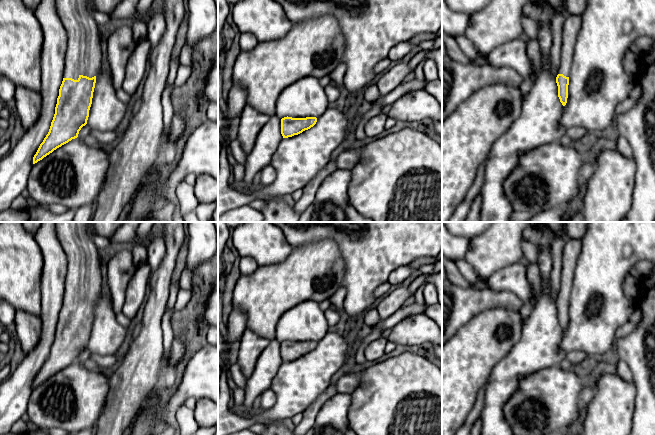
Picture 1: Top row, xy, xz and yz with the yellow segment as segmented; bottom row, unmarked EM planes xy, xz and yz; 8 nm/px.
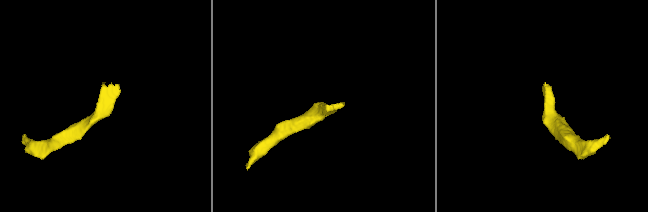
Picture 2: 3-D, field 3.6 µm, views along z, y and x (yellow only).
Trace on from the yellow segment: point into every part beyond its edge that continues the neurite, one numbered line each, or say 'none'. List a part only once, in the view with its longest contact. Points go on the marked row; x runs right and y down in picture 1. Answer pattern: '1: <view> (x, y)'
1: xy (83, 56)

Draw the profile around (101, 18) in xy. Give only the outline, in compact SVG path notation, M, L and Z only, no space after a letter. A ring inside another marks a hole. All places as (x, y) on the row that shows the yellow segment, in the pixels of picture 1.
M98 10L92 11L92 15L99 27L104 26L112 21L109 14L100 12Z

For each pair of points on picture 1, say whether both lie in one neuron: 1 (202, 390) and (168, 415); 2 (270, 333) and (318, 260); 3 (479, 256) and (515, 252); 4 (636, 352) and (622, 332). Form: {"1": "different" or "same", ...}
{"1": "same", "2": "same", "3": "same", "4": "different"}

